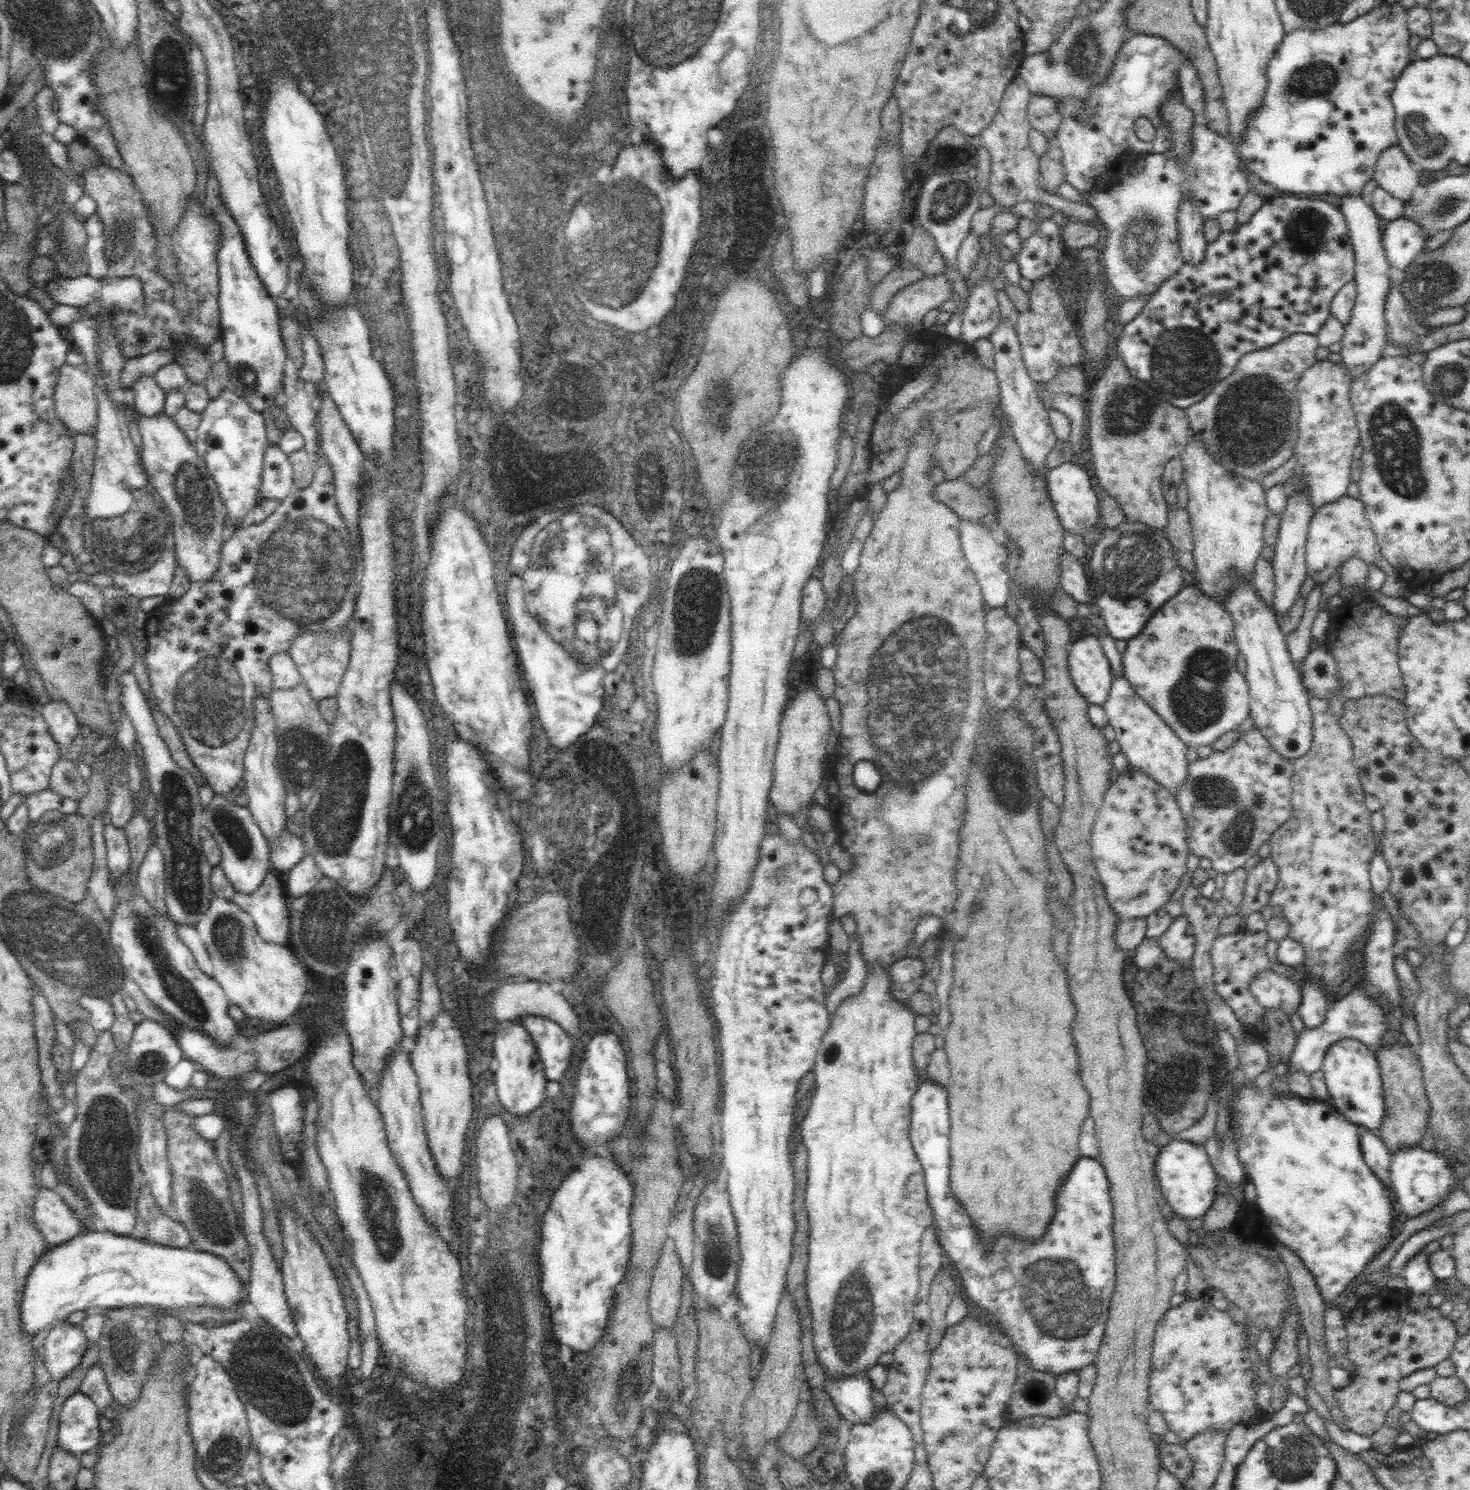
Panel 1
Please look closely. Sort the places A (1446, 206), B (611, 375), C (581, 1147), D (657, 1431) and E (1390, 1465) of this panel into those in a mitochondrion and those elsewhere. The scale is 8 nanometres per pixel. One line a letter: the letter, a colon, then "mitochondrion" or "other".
A: mitochondrion
B: mitochondrion
C: other
D: other
E: other

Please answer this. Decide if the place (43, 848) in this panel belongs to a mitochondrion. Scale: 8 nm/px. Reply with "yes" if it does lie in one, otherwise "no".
yes

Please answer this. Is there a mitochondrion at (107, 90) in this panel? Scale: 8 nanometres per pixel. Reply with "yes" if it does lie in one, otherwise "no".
no

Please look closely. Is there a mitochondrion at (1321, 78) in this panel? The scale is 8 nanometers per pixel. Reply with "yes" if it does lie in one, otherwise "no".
yes

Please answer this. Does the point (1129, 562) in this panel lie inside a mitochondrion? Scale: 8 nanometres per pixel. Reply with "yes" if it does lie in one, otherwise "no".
yes

